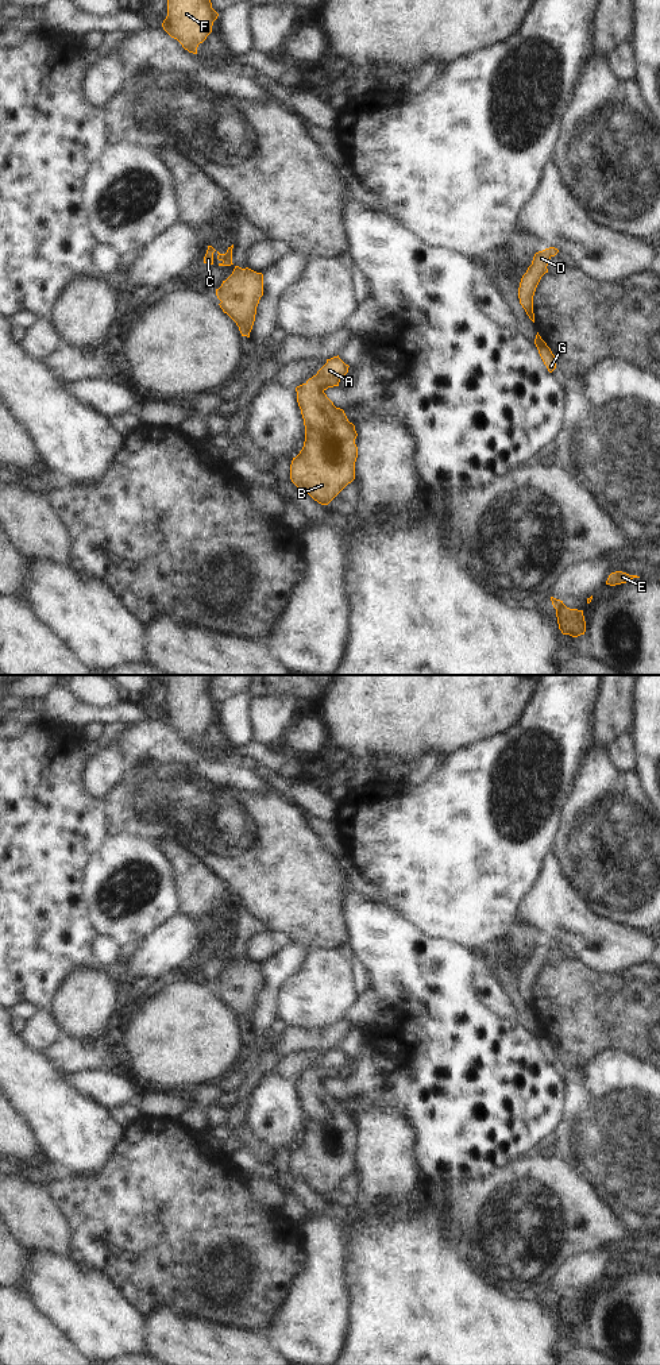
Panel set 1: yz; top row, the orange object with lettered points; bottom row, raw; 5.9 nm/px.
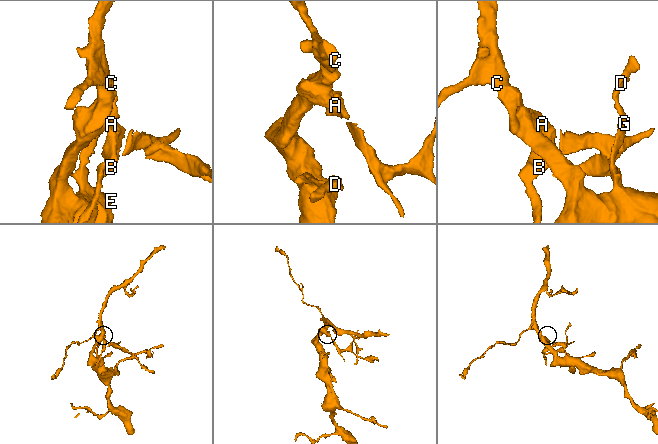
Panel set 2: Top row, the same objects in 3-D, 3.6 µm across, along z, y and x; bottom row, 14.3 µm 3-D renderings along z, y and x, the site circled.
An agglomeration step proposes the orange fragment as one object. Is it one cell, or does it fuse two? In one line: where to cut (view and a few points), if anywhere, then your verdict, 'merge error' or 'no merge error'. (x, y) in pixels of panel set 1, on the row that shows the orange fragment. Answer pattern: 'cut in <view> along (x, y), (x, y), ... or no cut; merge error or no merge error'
no cut; no merge error

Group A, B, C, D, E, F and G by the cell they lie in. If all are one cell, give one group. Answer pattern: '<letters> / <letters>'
A B C D E F G

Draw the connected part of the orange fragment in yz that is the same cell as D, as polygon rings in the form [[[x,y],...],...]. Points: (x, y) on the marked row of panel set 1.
[[[549,247],[543,251],[534,254],[532,265],[528,267],[526,273],[522,275],[520,288],[518,288],[518,298],[520,304],[525,309],[529,319],[534,323],[533,313],[533,296],[536,288],[541,279],[541,277],[548,273],[548,263],[552,257],[559,252],[557,248]]]

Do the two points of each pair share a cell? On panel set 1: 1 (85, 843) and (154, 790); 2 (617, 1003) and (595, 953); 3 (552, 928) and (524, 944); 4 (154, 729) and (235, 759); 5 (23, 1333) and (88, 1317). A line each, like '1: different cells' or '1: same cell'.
1: different cells
2: different cells
3: different cells
4: same cell
5: different cells

